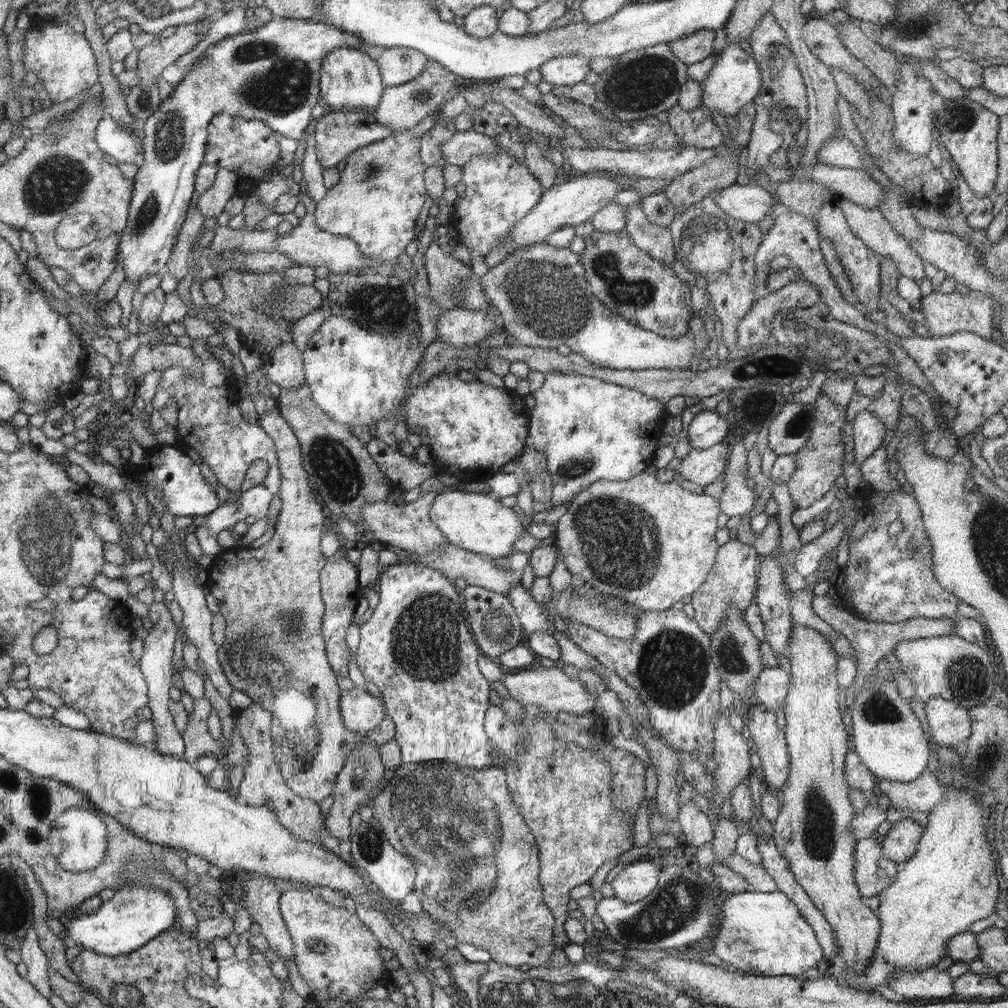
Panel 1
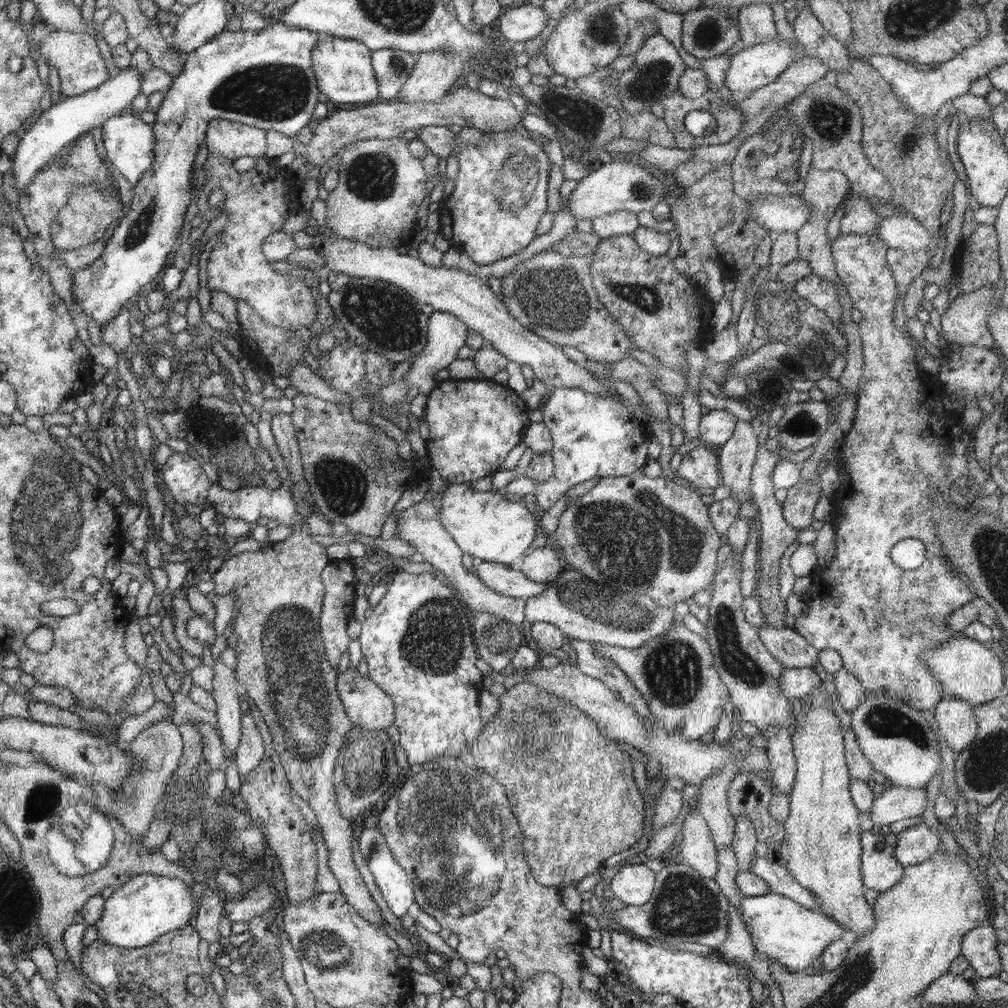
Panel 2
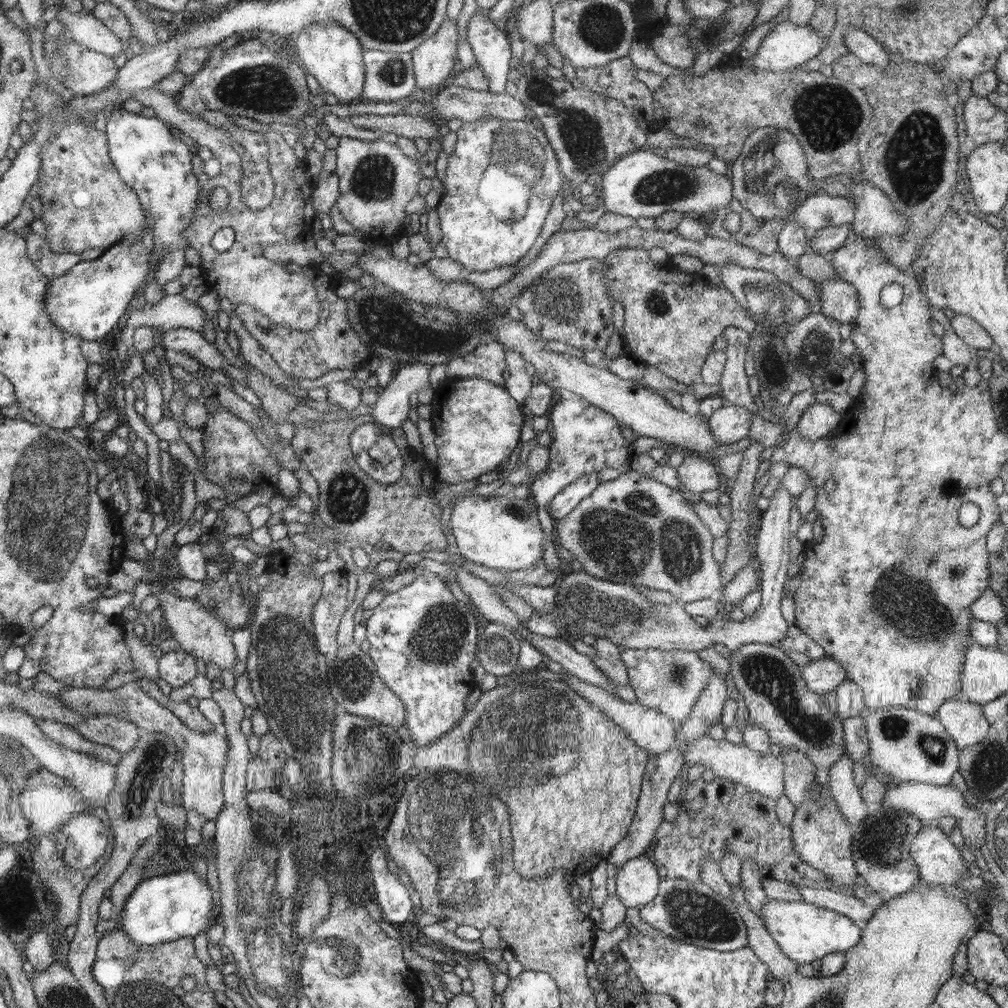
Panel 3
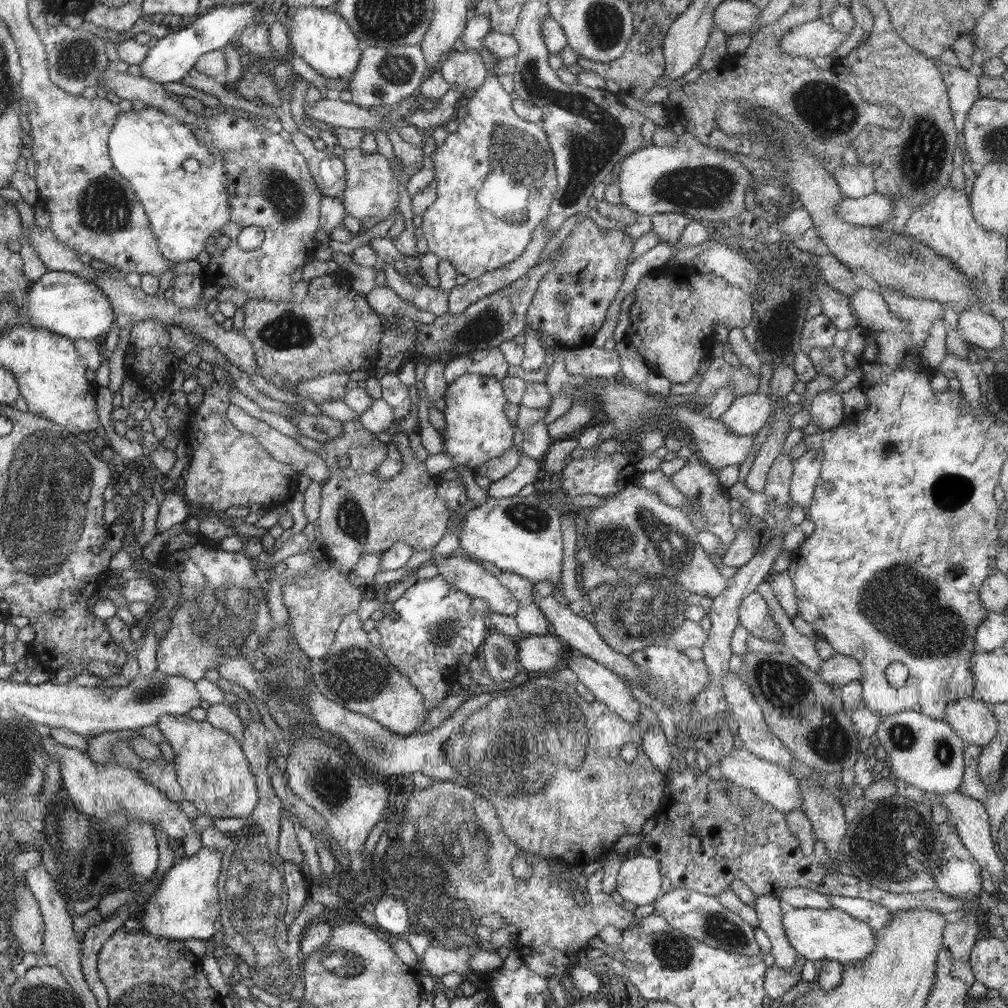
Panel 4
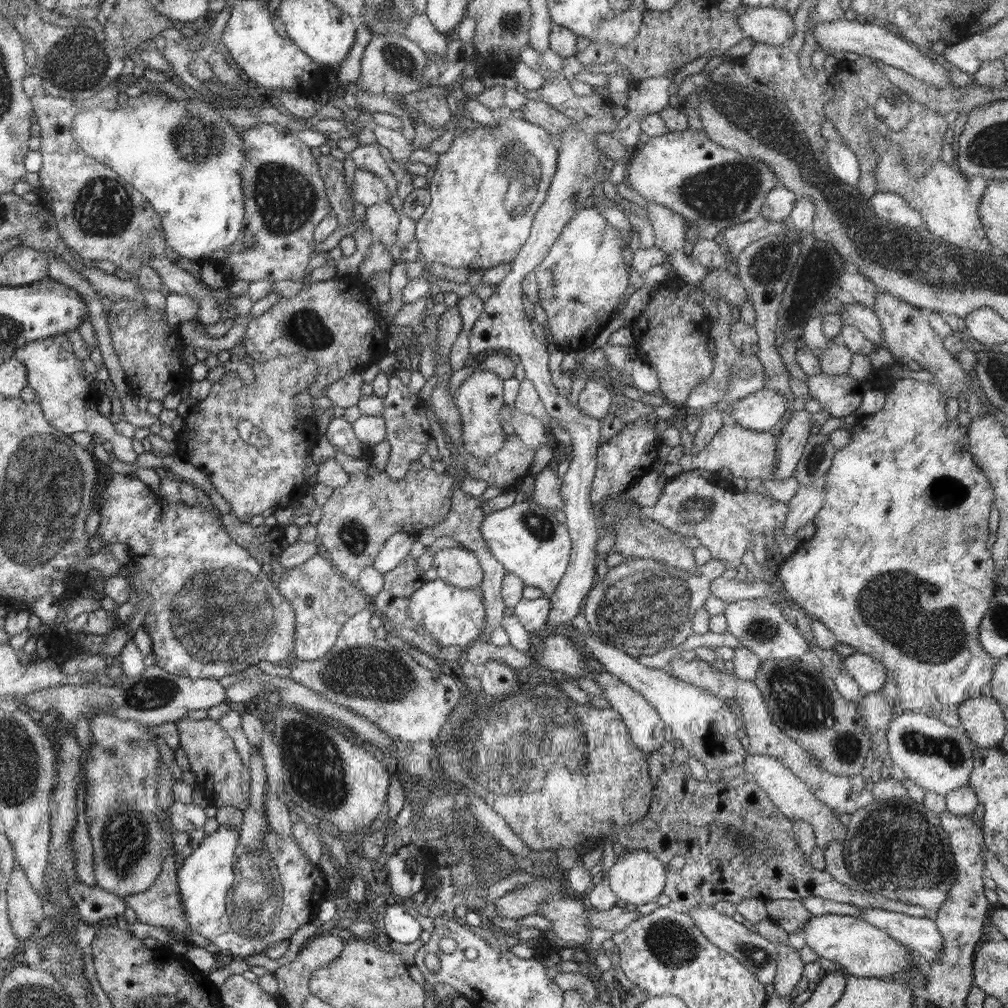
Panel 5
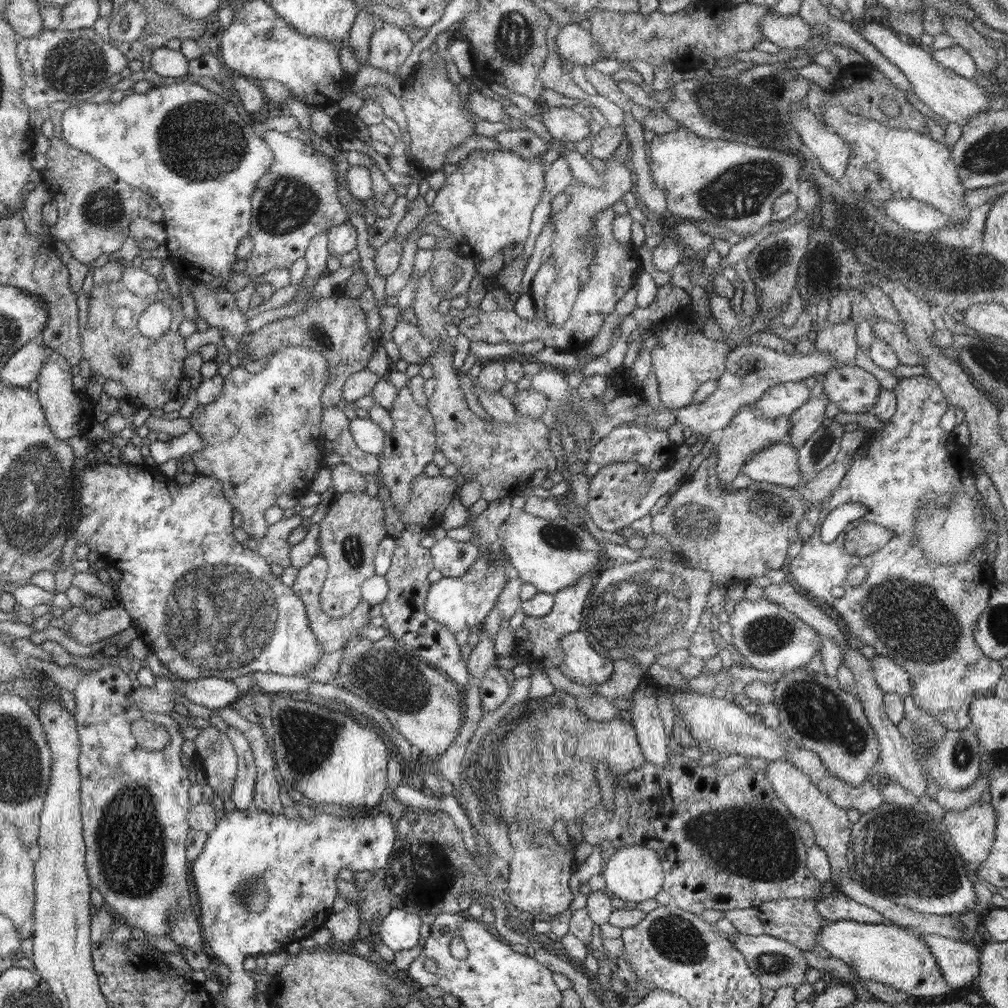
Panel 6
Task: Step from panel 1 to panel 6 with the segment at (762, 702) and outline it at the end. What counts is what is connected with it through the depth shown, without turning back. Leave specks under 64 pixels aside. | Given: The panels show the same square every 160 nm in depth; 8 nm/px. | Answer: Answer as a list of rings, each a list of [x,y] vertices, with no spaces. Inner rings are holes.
[[[872,655],[869,658],[874,678],[885,694],[896,693],[900,696],[911,694],[909,674],[890,658]]]

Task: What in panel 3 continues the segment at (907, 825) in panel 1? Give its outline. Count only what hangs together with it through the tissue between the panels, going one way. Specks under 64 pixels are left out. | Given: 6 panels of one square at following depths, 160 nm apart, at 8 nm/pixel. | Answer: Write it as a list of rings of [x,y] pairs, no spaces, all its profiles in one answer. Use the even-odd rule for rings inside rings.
[[[936,825],[924,826],[919,831],[911,842],[909,855],[914,859],[919,878],[929,885],[942,885],[947,888],[954,885],[963,874],[968,874],[969,863],[960,855],[960,843]]]

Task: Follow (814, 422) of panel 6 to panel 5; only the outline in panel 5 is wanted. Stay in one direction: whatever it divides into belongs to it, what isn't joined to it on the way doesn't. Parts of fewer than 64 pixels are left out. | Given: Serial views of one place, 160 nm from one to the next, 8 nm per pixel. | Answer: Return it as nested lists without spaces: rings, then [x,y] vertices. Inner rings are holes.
[[[795,411],[782,429],[782,436],[777,439],[776,464],[773,470],[773,479],[777,483],[795,473],[798,461],[811,436],[810,428],[814,424],[812,414],[808,411]]]

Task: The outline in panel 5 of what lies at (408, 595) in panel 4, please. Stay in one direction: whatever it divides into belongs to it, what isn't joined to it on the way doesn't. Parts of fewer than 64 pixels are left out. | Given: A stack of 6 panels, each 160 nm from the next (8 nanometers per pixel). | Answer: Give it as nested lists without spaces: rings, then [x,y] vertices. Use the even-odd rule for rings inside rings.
[[[426,580],[422,587],[411,596],[408,611],[427,636],[433,636],[439,646],[470,646],[481,638],[484,624],[484,605],[478,596],[478,588],[458,588],[446,580]]]

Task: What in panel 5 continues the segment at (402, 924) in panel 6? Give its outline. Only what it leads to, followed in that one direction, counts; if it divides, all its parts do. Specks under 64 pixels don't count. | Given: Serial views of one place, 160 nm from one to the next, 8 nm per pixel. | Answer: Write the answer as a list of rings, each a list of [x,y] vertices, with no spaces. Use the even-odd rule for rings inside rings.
[[[389,903],[384,912],[384,932],[390,940],[404,944],[416,942],[419,939],[422,927],[409,913],[405,907],[397,903]]]

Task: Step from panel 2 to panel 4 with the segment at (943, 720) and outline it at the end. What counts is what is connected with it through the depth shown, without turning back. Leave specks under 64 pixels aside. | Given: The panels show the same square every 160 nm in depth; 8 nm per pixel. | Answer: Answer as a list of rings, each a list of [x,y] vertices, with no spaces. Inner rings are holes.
[[[973,697],[947,704],[944,721],[965,745],[983,747],[990,744],[997,731],[997,720],[992,706]]]

